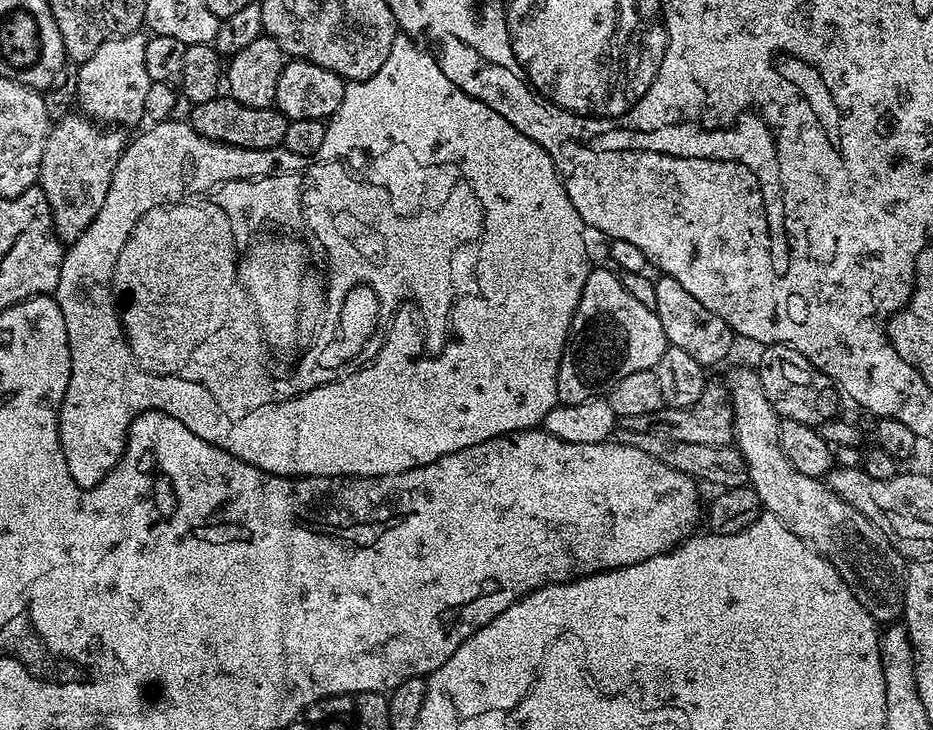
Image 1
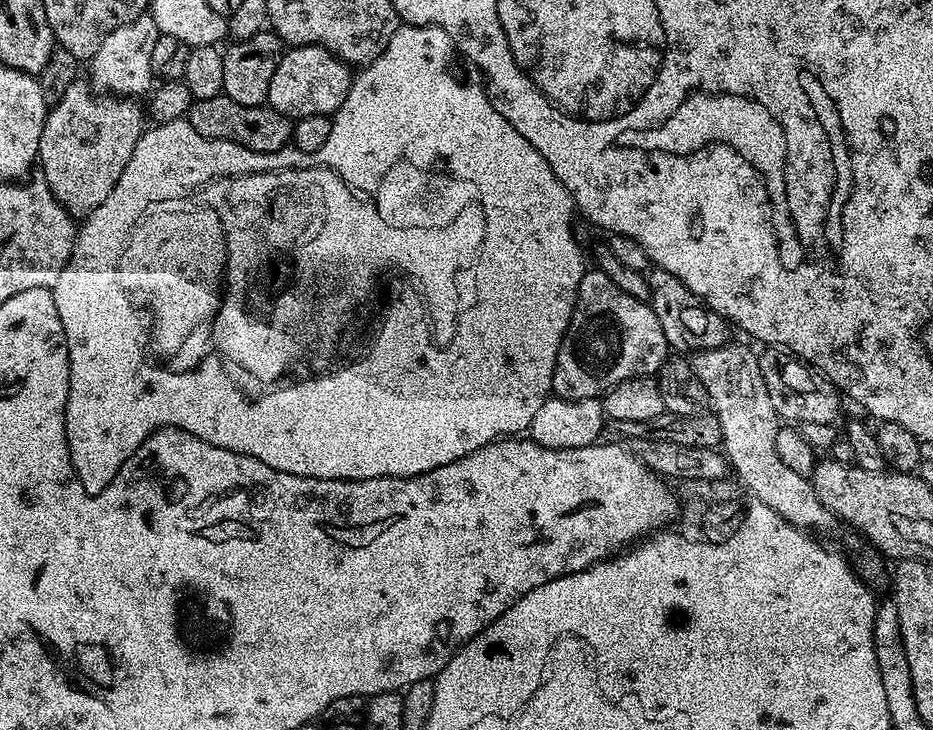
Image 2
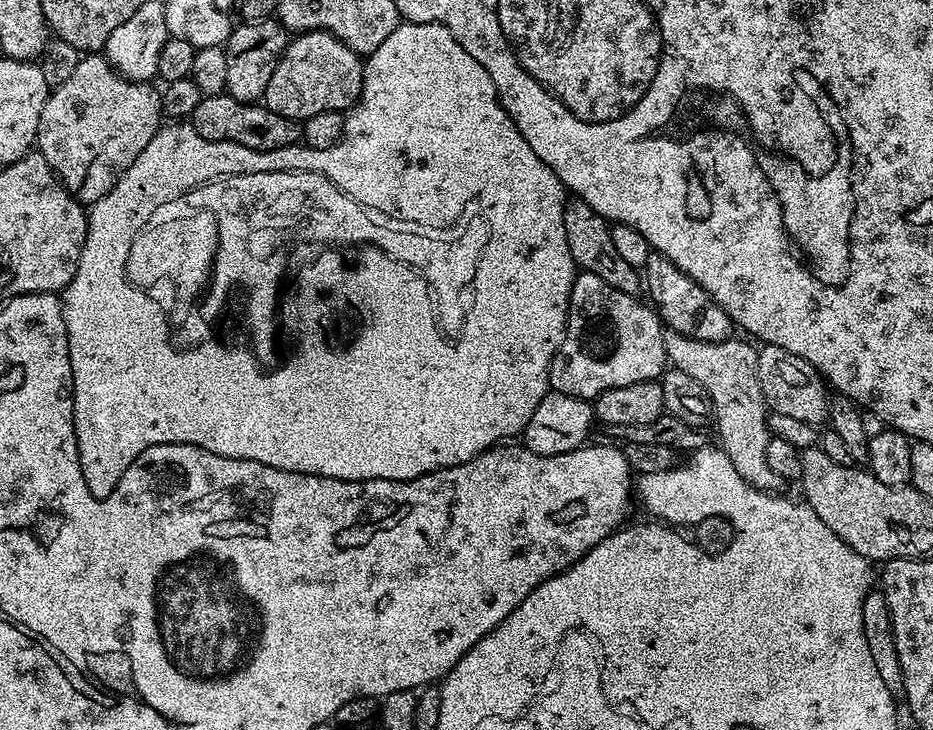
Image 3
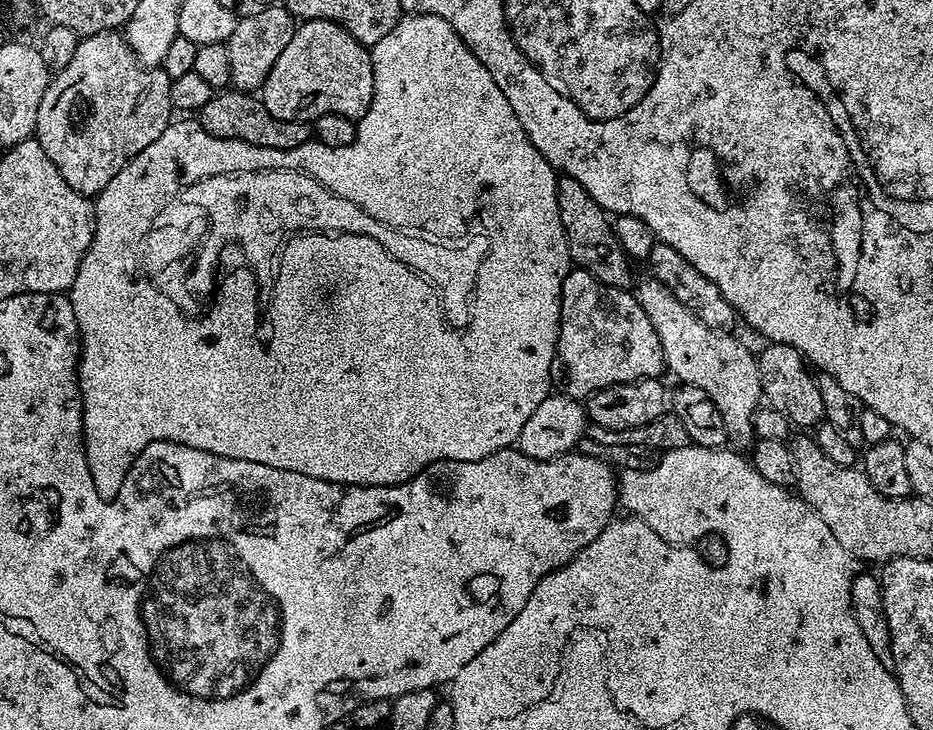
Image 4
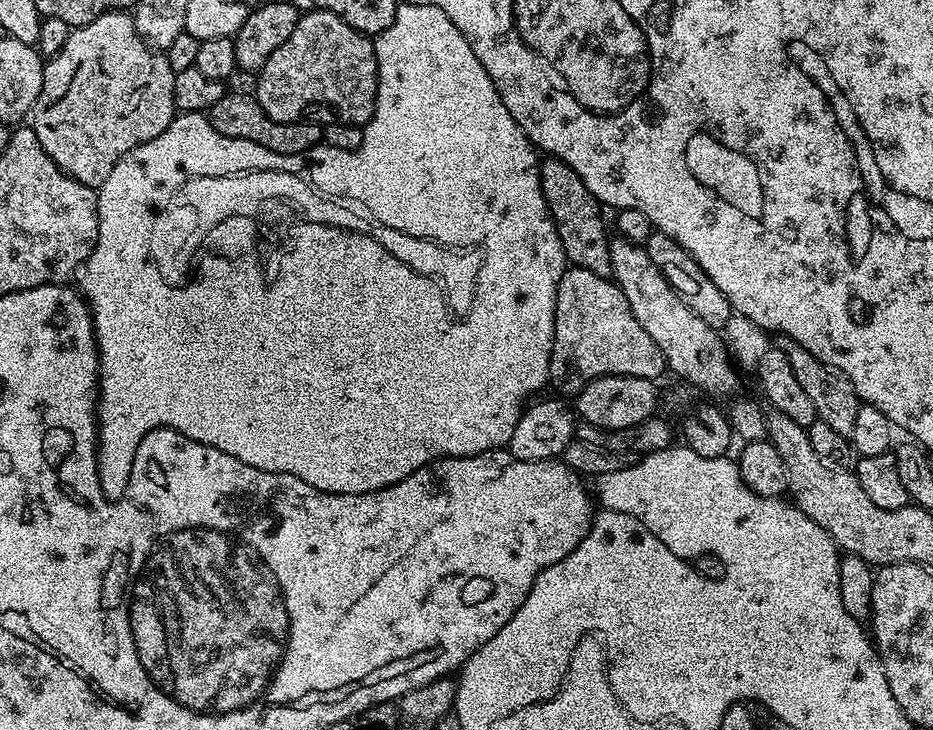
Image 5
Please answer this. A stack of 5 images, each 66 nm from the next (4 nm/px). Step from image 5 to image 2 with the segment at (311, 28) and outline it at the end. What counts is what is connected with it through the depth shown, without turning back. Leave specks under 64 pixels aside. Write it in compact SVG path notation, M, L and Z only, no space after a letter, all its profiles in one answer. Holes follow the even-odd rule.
M298 44L289 47L270 78L267 107L278 110L293 121L310 118L310 114L332 116L346 102L354 72L343 60L320 44Z

